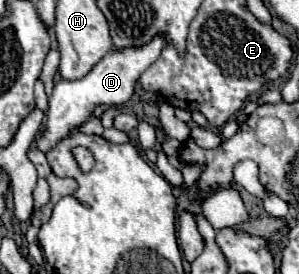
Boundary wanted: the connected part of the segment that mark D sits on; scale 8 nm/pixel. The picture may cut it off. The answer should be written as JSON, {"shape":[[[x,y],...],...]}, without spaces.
{"shape":[[[161,36],[153,38],[153,42],[149,42],[143,48],[129,48],[123,52],[111,52],[107,54],[85,78],[81,80],[59,80],[53,88],[53,94],[49,96],[49,110],[47,110],[47,122],[45,128],[41,132],[41,136],[37,138],[37,150],[41,152],[49,152],[53,150],[71,130],[79,128],[83,122],[89,120],[89,116],[93,114],[95,106],[107,104],[107,106],[119,106],[123,102],[127,102],[133,96],[133,88],[137,84],[139,74],[149,68],[161,54],[165,46],[165,40]]]}

